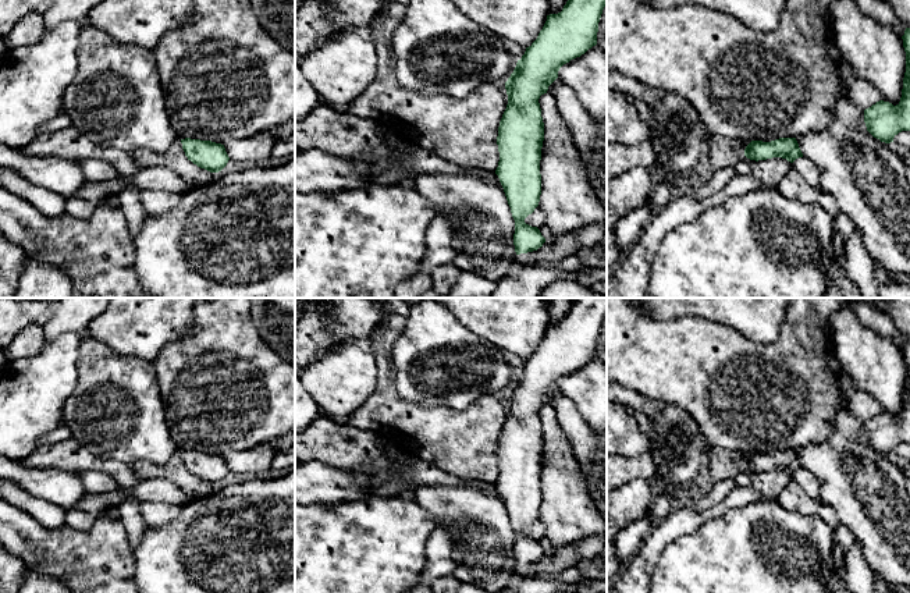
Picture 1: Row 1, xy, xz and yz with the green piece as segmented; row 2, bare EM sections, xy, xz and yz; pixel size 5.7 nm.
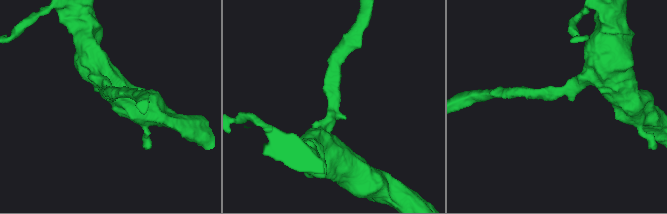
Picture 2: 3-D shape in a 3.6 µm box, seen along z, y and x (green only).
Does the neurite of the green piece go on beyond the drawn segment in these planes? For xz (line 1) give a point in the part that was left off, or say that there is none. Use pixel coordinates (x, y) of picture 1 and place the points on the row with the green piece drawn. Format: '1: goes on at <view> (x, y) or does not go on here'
1: does not go on here

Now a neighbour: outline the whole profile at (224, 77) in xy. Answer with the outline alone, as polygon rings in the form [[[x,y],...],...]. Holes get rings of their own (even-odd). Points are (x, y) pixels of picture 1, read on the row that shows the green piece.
[[[193,0],[192,14],[178,29],[166,32],[153,49],[153,53],[157,61],[166,110],[171,127],[177,132],[179,141],[191,138],[225,145],[231,139],[250,138],[295,117],[295,54],[285,50],[267,31],[262,28],[253,13],[252,0]]]

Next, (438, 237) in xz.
[[[445,217],[433,219],[426,232],[427,252],[417,271],[431,274],[437,267],[449,263],[455,258],[452,246],[452,228]]]

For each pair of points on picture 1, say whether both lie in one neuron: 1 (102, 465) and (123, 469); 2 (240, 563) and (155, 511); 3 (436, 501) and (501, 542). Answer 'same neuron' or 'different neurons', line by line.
1: same neuron
2: different neurons
3: same neuron

